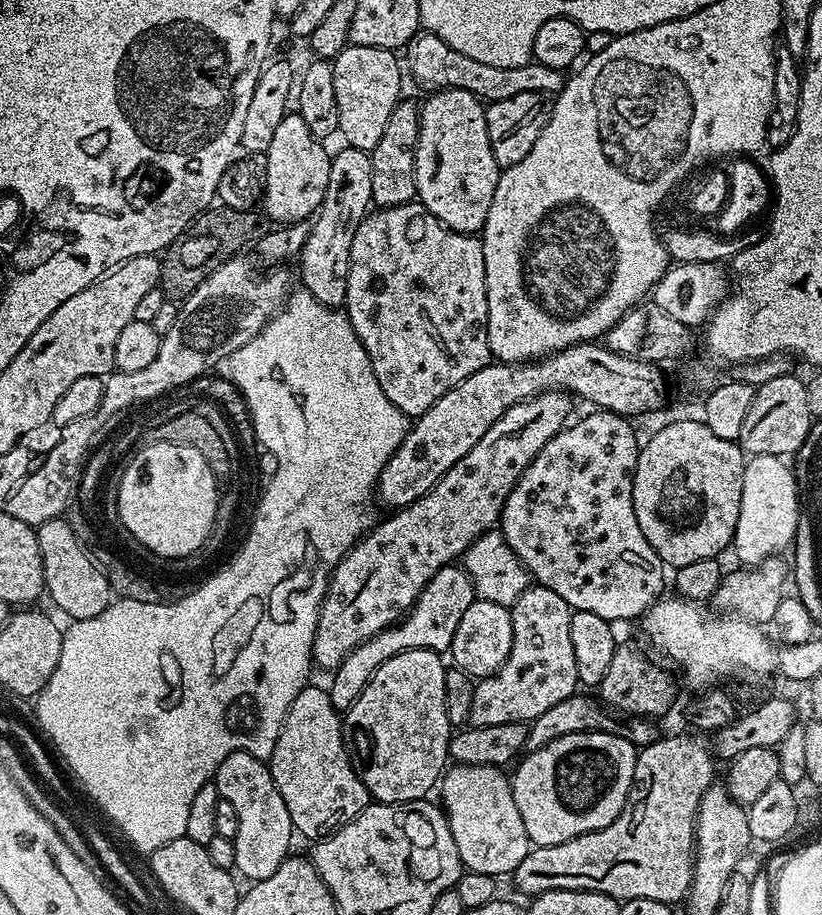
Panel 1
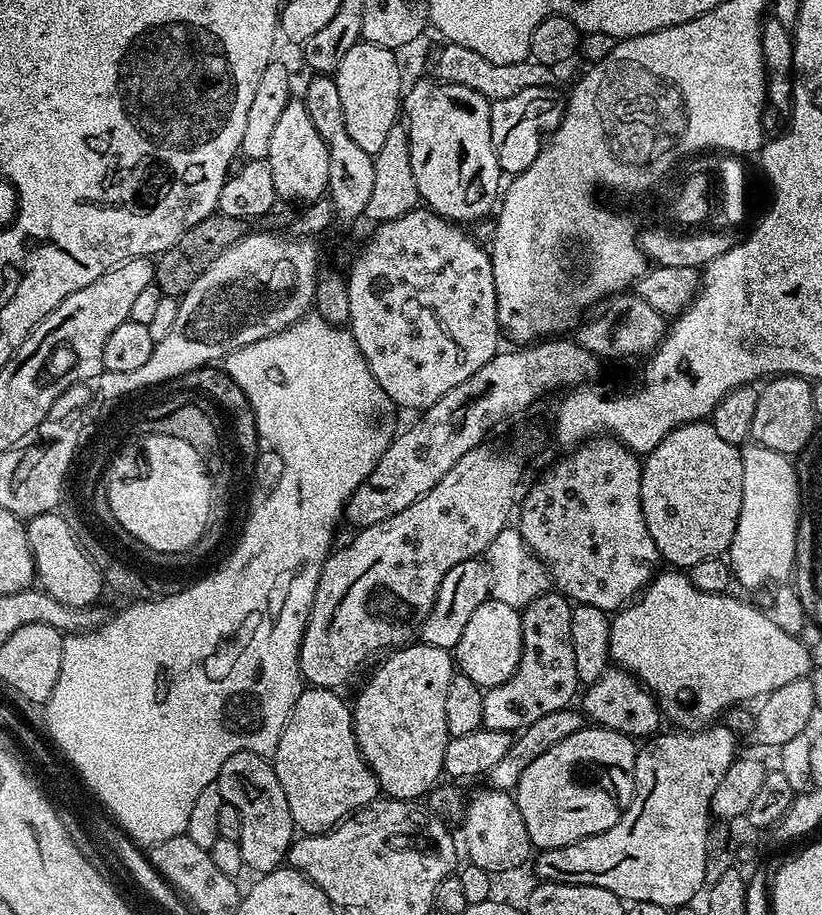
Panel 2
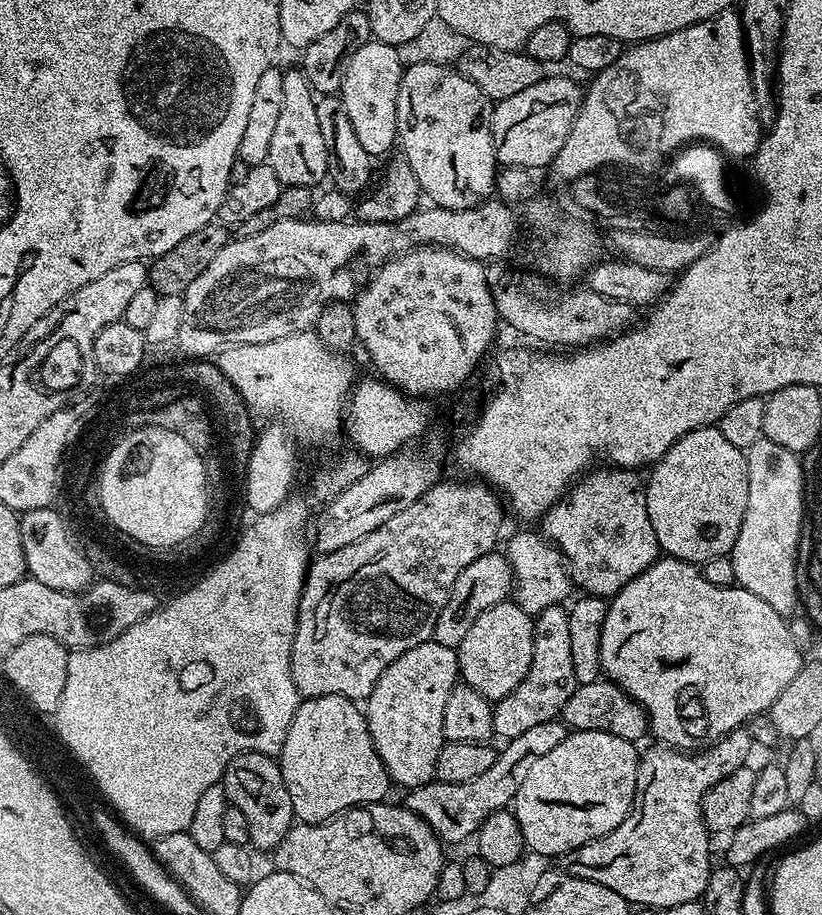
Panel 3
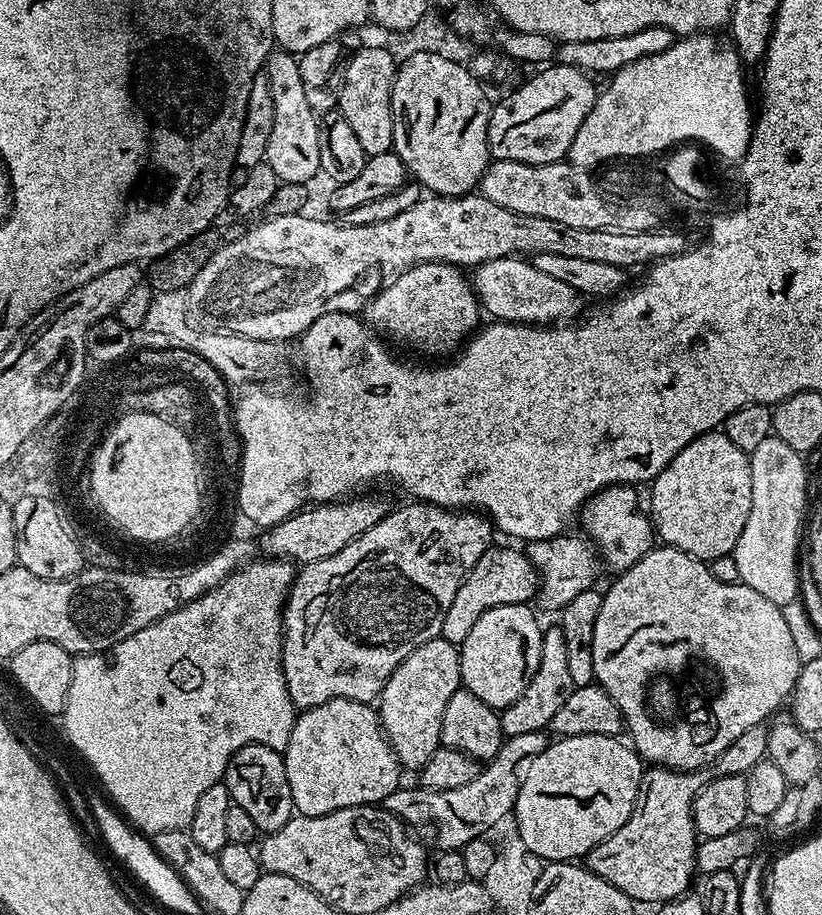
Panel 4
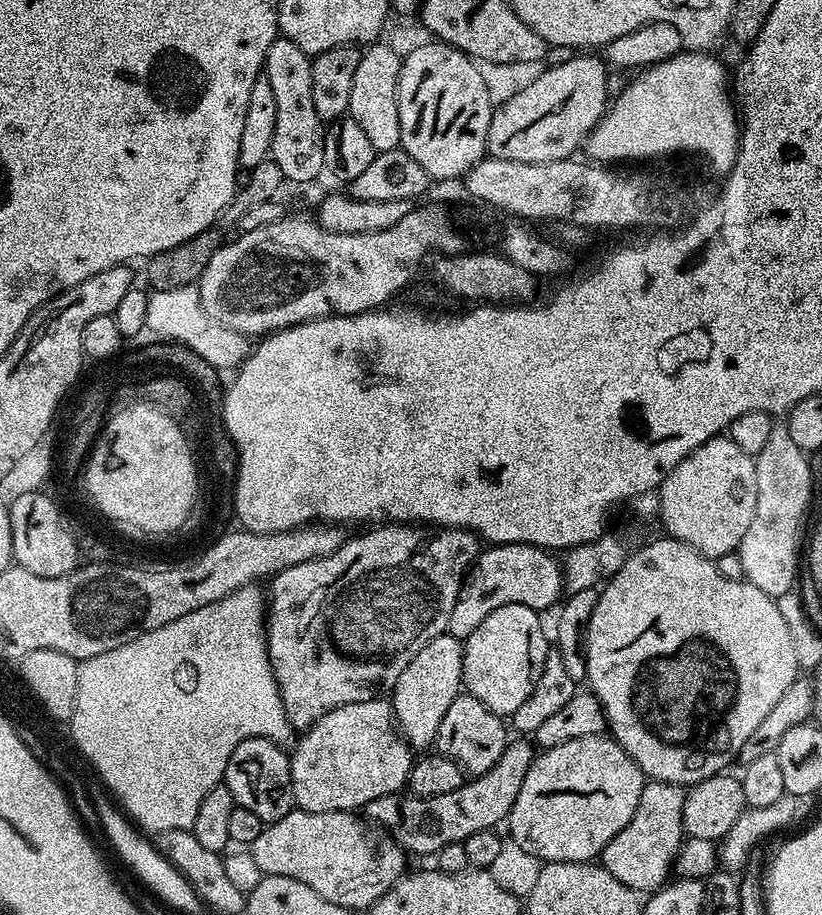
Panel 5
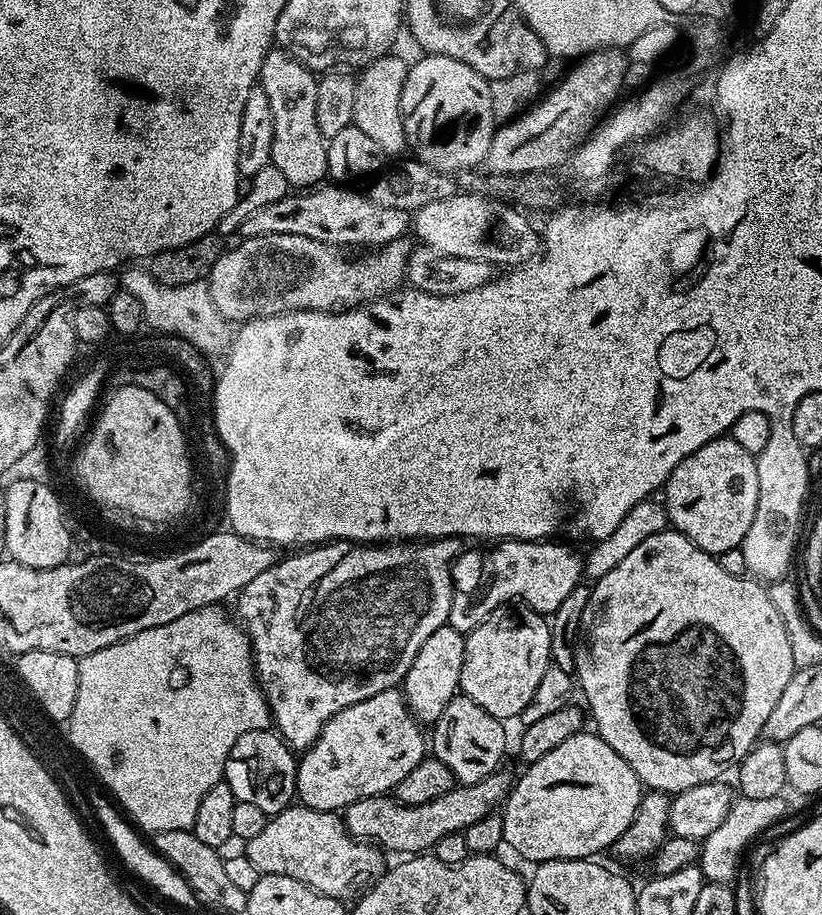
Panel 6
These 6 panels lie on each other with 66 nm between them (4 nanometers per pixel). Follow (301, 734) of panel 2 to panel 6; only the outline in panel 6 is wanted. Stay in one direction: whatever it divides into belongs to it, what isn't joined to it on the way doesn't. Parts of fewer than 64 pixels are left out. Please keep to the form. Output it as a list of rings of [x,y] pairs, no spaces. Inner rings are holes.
[[[382,690],[374,698],[346,706],[326,724],[320,737],[299,757],[296,795],[307,808],[339,813],[362,798],[391,793],[424,759],[426,732],[409,712],[403,691]]]

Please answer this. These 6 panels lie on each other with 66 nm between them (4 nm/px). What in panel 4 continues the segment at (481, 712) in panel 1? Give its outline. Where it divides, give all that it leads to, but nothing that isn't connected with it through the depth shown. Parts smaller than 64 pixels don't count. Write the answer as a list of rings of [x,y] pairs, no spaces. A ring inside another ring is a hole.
[[[559,626],[545,627],[542,638],[542,658],[538,662],[538,670],[534,678],[530,678],[526,690],[522,690],[520,697],[500,712],[500,725],[505,737],[544,732],[551,725],[554,714],[558,714],[562,702],[570,698],[573,687],[566,655],[566,634]]]

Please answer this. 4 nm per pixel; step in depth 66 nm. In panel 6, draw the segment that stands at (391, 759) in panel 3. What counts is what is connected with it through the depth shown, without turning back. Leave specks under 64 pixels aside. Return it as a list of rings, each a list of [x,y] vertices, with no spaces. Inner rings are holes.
[[[450,627],[439,628],[422,642],[422,650],[418,650],[418,658],[404,675],[402,691],[404,700],[408,703],[408,710],[420,721],[421,725],[431,726],[446,710],[446,706],[460,692],[460,675],[464,661],[465,633]]]

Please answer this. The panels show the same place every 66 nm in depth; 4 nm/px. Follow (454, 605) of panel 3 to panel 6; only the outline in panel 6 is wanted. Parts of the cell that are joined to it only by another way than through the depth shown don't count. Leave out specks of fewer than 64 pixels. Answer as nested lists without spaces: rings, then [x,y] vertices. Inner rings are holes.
[[[505,540],[497,543],[493,547],[496,549],[489,554],[488,561],[484,564],[484,574],[476,588],[477,594],[484,597],[479,600],[474,612],[468,612],[472,608],[468,602],[462,606],[466,612],[451,612],[448,615],[447,627],[465,634],[473,632],[493,612],[498,612],[513,602],[519,602],[541,614],[556,612],[571,592],[581,587],[580,575],[585,575],[586,564],[574,549],[567,548],[564,544],[552,543],[556,542]]]

